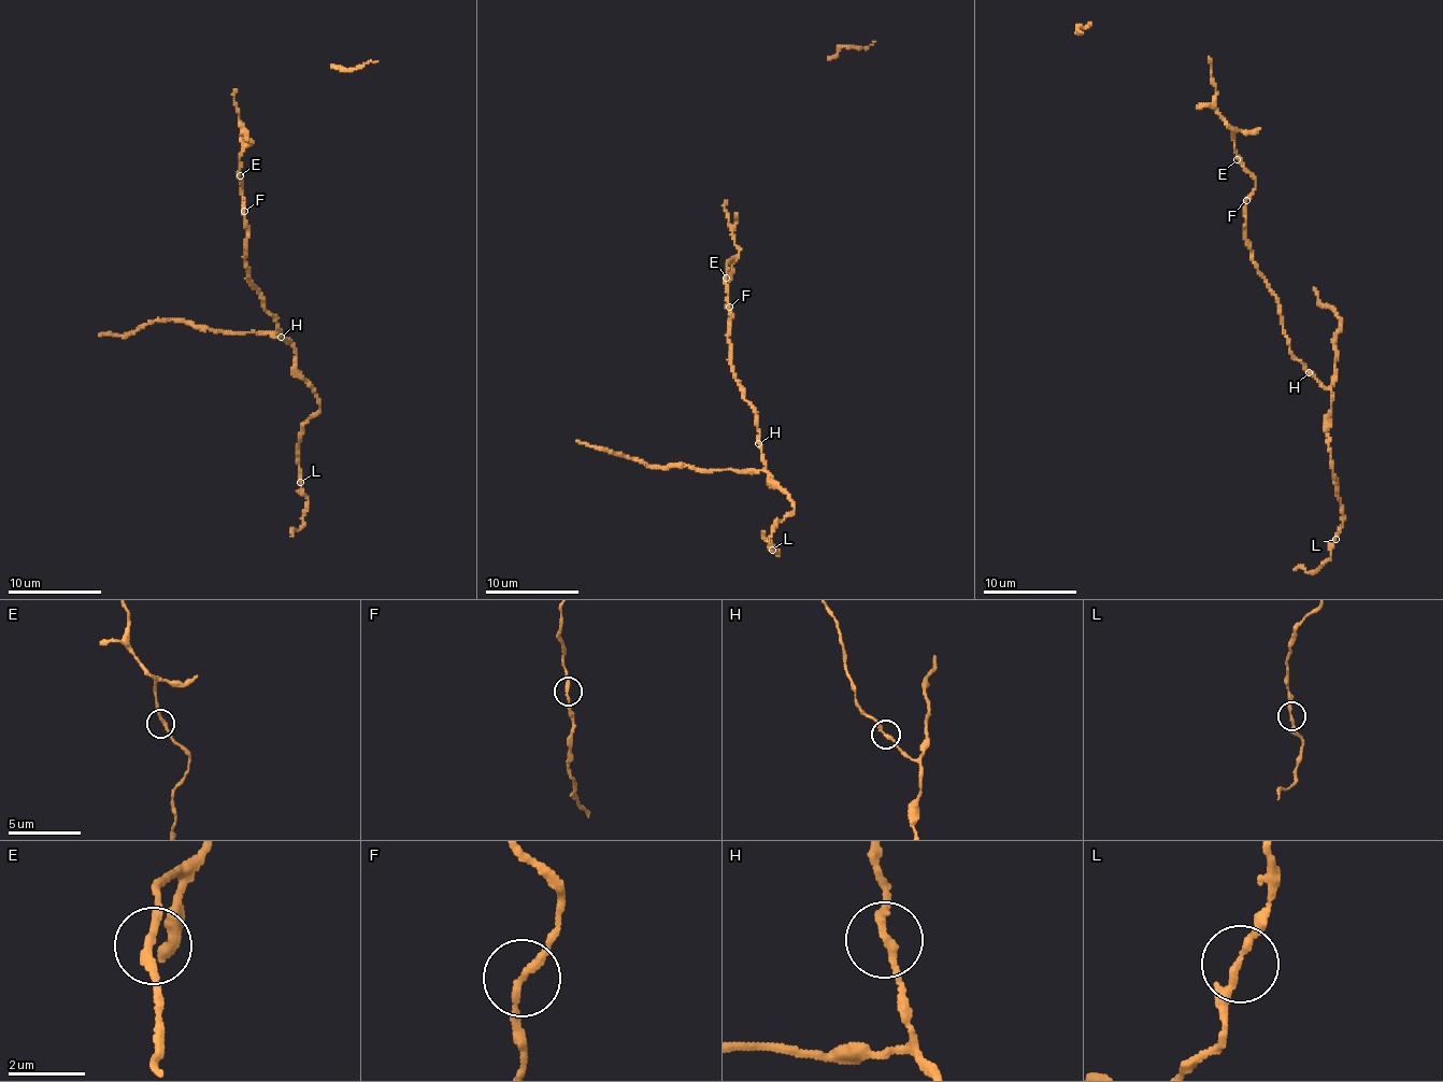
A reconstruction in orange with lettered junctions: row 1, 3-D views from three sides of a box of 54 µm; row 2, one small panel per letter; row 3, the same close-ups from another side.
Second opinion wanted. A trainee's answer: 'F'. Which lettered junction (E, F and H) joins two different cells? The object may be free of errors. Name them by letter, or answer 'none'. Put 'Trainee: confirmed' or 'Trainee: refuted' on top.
Trainee: refuted
none

